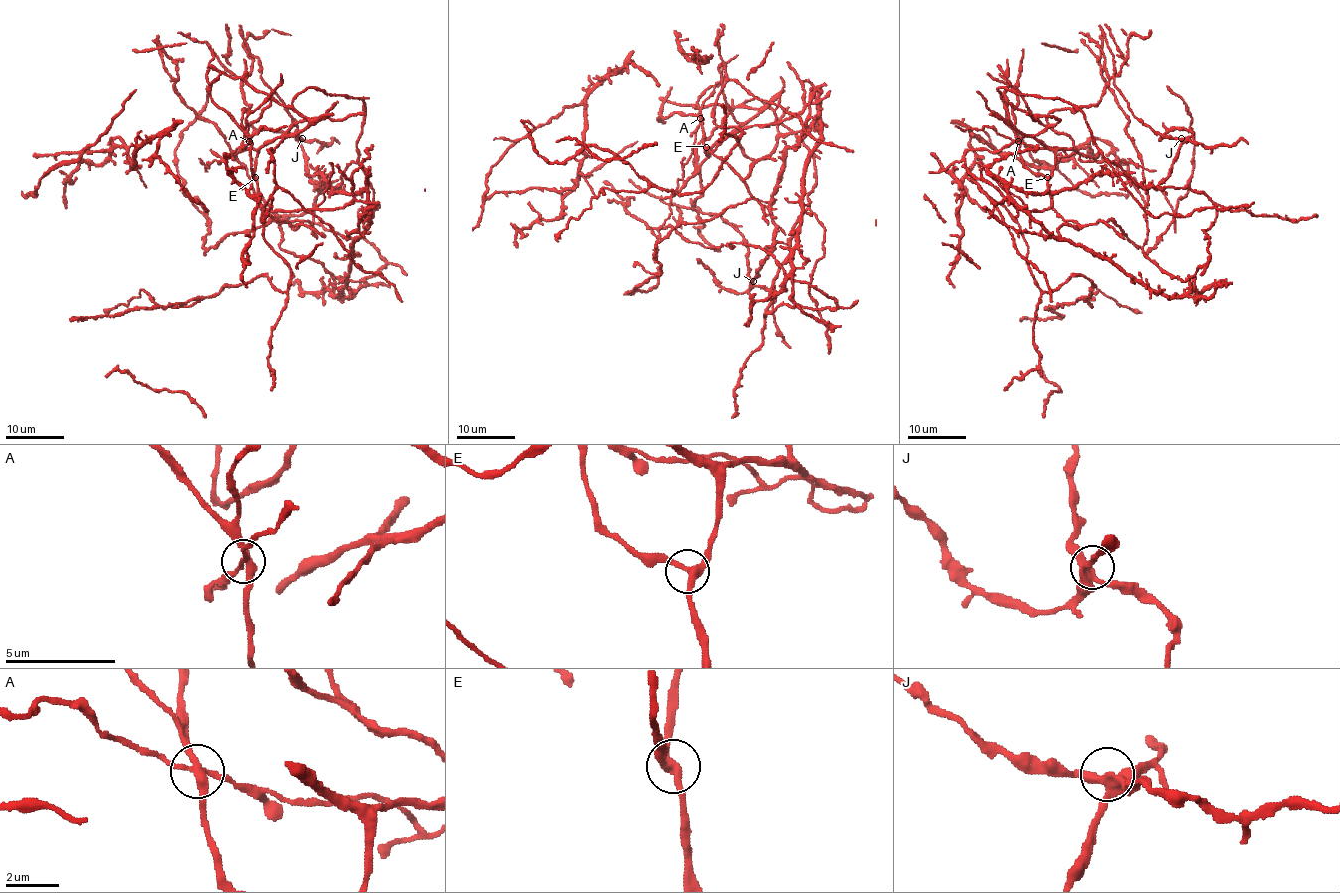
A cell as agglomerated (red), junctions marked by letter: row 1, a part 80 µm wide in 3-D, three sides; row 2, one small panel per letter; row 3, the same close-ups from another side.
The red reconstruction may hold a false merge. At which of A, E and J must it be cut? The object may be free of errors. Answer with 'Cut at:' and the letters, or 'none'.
Cut at: A

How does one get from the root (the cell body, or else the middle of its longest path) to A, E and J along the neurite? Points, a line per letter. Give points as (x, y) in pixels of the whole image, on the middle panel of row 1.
A: (785, 126), (774, 112), (757, 97), (750, 99), (743, 103), (760, 110), (727, 133), (706, 154), (700, 118)
E: (785, 126), (757, 97), (743, 103), (760, 110), (727, 133), (708, 154), (706, 147)
J: (785, 126), (750, 99), (760, 110), (705, 151), (795, 116), (803, 81), (818, 89), (753, 281)

